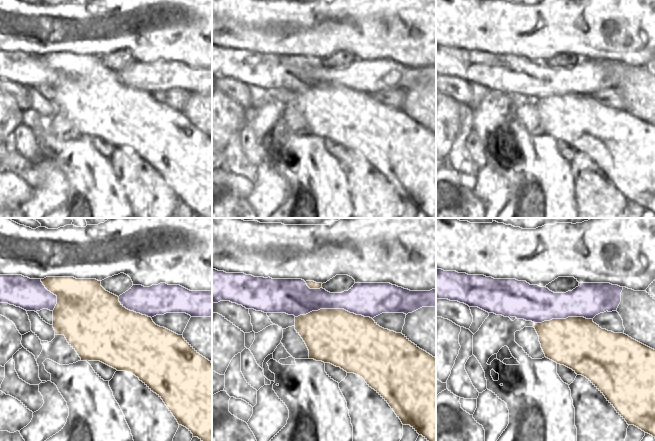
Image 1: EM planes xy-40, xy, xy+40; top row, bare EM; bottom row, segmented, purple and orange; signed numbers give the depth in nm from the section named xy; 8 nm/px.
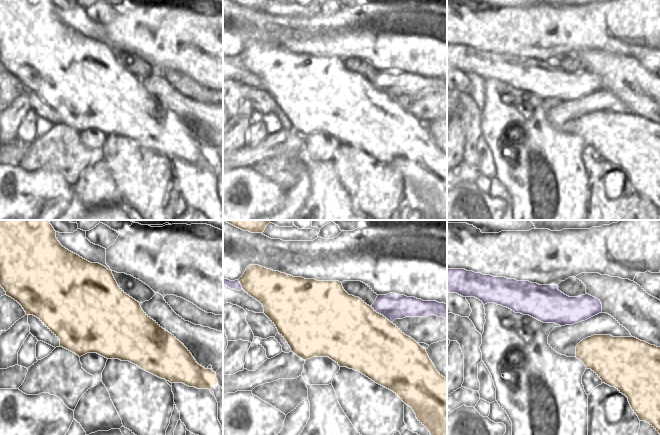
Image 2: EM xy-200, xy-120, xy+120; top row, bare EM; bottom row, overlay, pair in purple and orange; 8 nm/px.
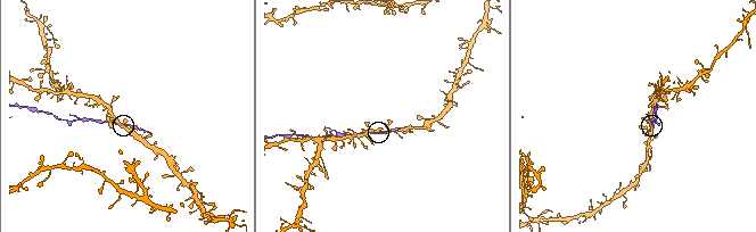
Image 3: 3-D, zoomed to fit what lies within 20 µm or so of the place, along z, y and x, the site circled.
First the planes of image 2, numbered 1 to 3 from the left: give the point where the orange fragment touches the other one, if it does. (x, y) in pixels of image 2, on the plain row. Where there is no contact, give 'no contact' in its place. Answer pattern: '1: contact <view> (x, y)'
1: no contact
2: contact xy-120 (381, 90)
3: no contact

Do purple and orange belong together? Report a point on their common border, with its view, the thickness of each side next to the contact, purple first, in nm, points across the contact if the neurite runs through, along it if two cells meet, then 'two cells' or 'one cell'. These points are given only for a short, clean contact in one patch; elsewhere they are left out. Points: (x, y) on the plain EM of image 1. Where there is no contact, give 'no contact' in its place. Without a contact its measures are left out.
meets purple in xy at (334, 84); 260 nm thick on the purple side, 440 nm on the other; two cells

